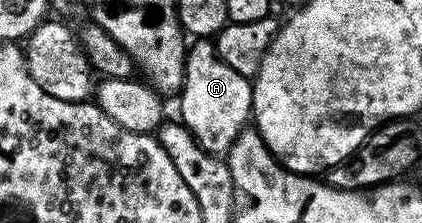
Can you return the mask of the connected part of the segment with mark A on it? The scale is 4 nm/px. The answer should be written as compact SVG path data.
M199 38L194 43L187 53L187 70L183 74L183 86L177 96L178 119L210 156L223 158L252 119L253 84L248 77L237 74L233 66L224 62L214 39Z

